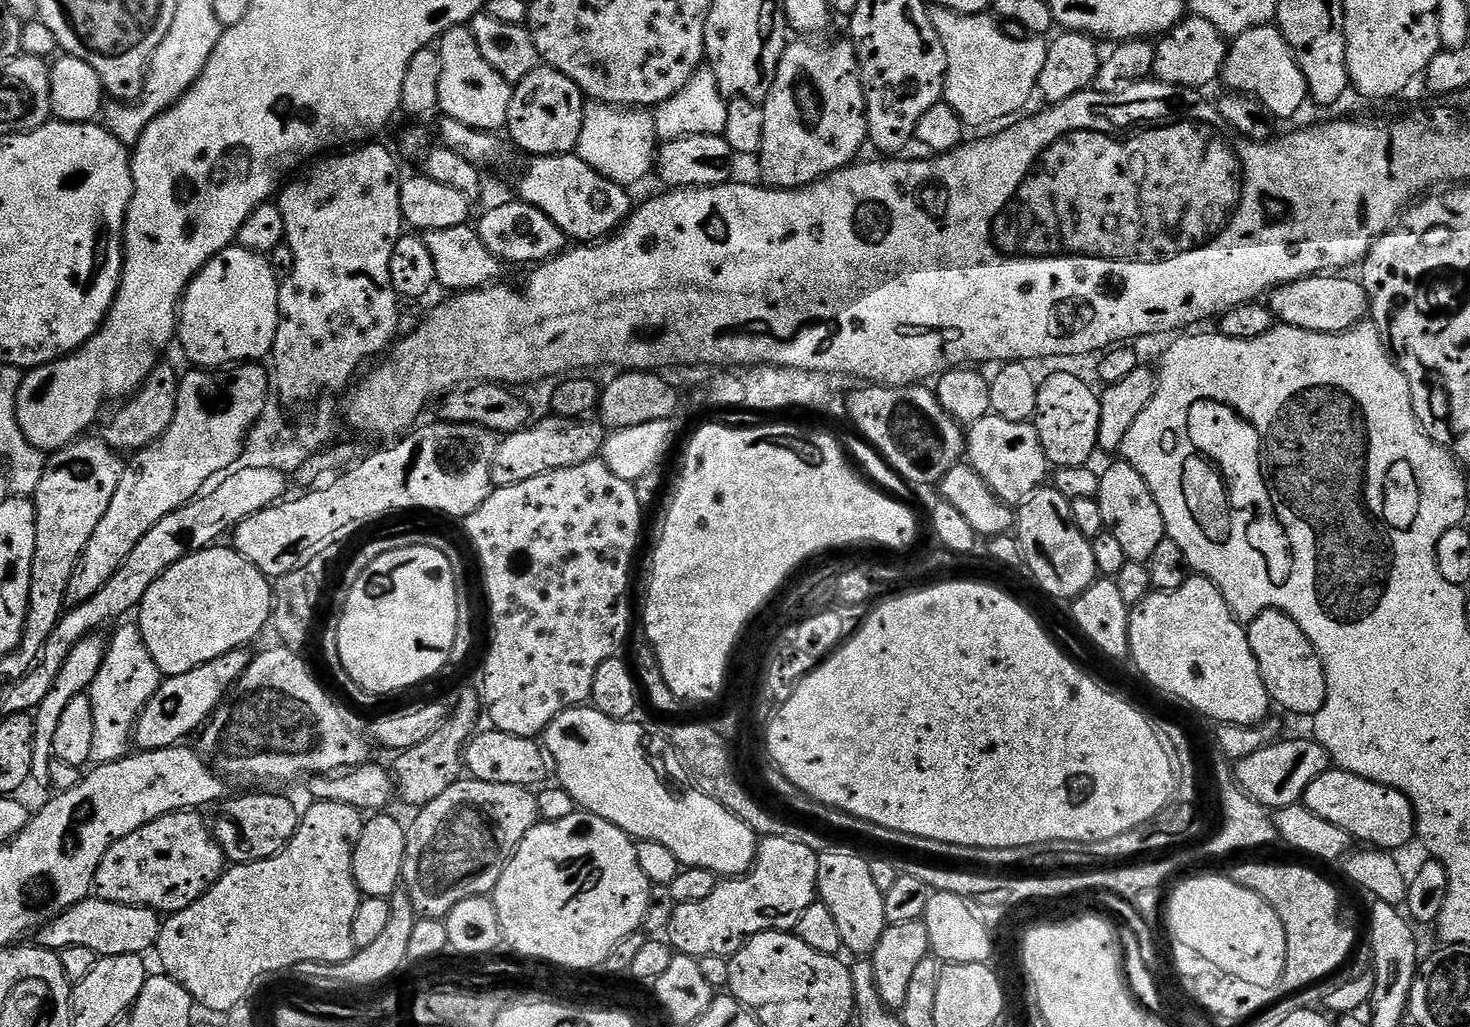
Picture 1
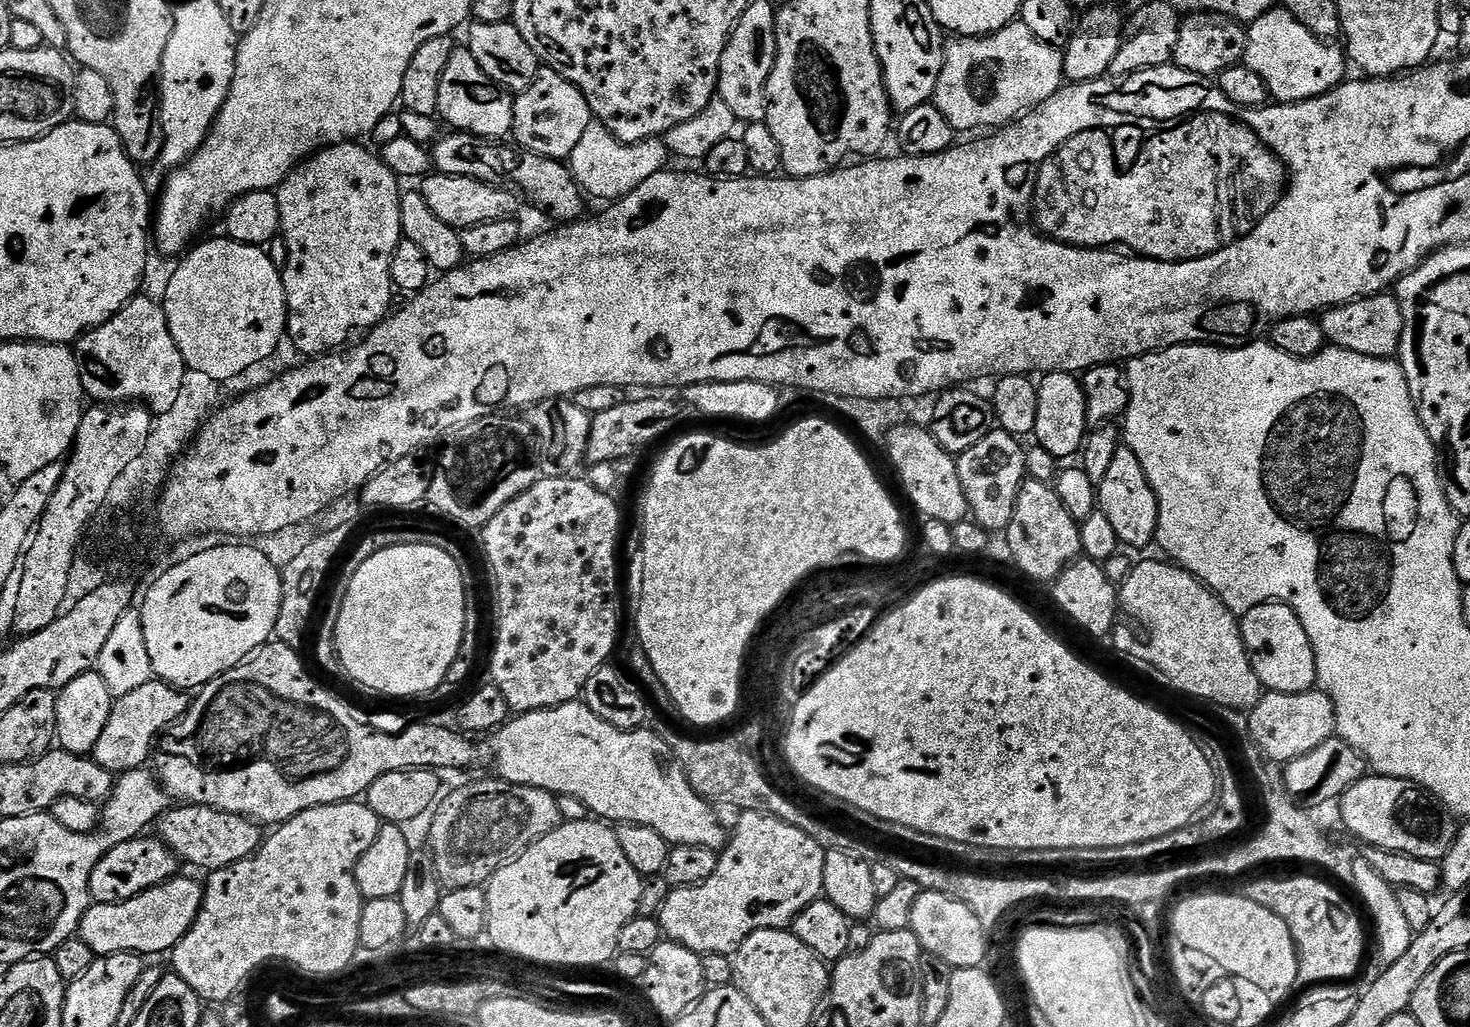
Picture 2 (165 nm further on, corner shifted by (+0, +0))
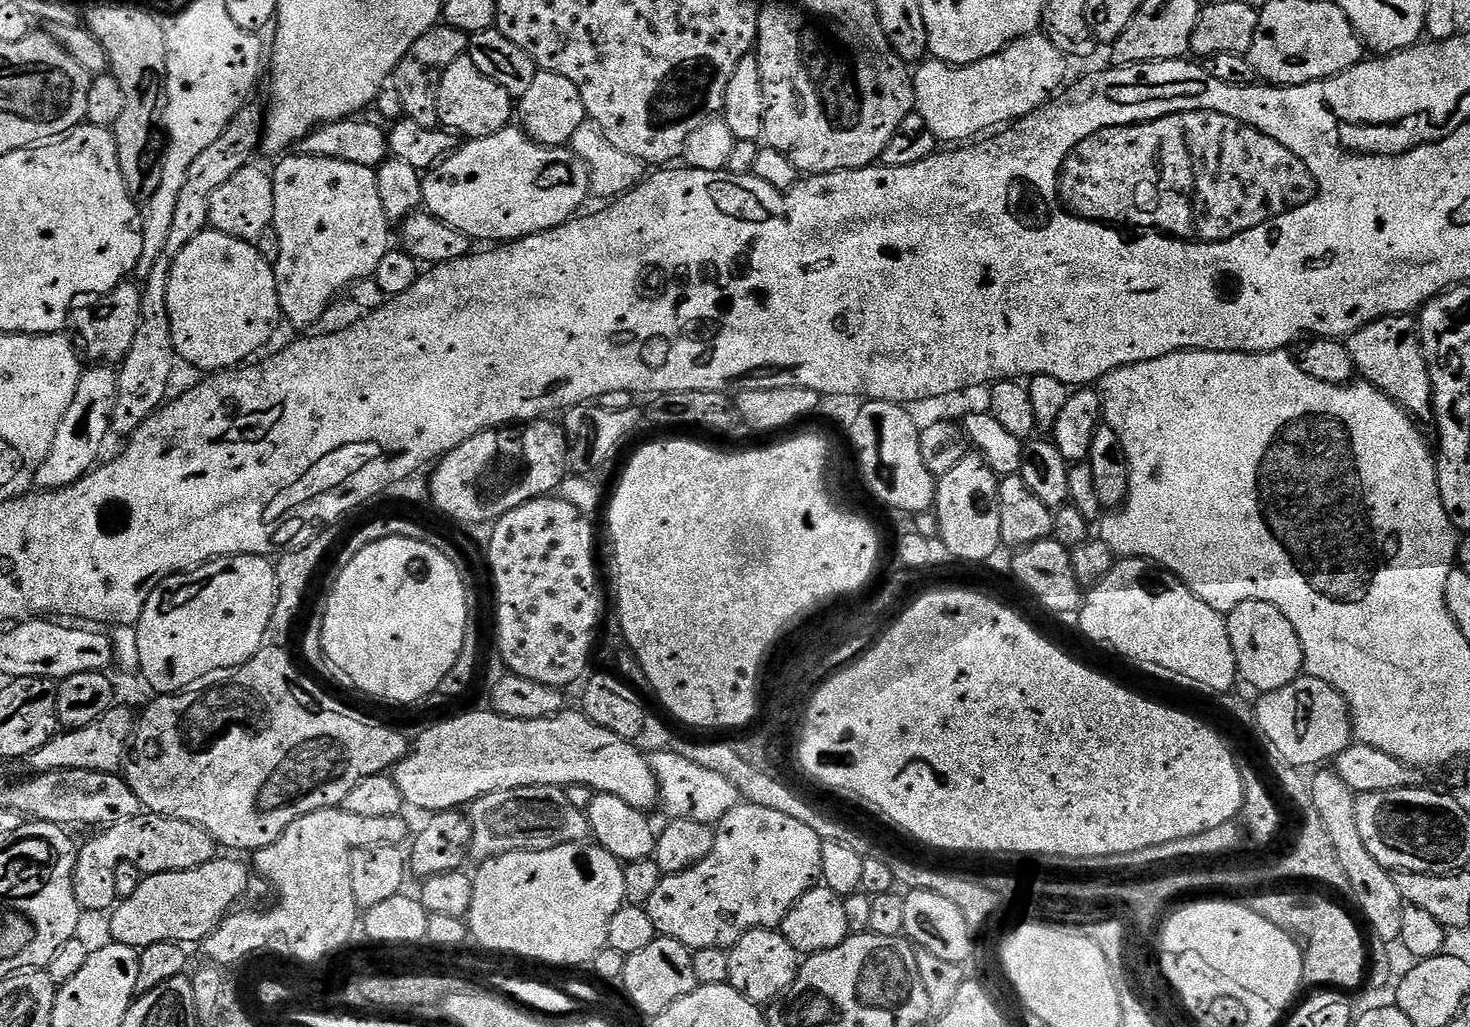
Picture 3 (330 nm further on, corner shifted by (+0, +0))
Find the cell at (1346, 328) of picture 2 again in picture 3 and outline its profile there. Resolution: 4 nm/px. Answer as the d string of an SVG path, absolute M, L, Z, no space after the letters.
M1415 315L1384 316L1362 326L1347 337L1346 343L1355 371L1359 375L1361 372L1364 375L1361 377L1367 383L1375 386L1379 392L1385 392L1413 418L1433 415L1430 370L1426 366L1420 326Z

